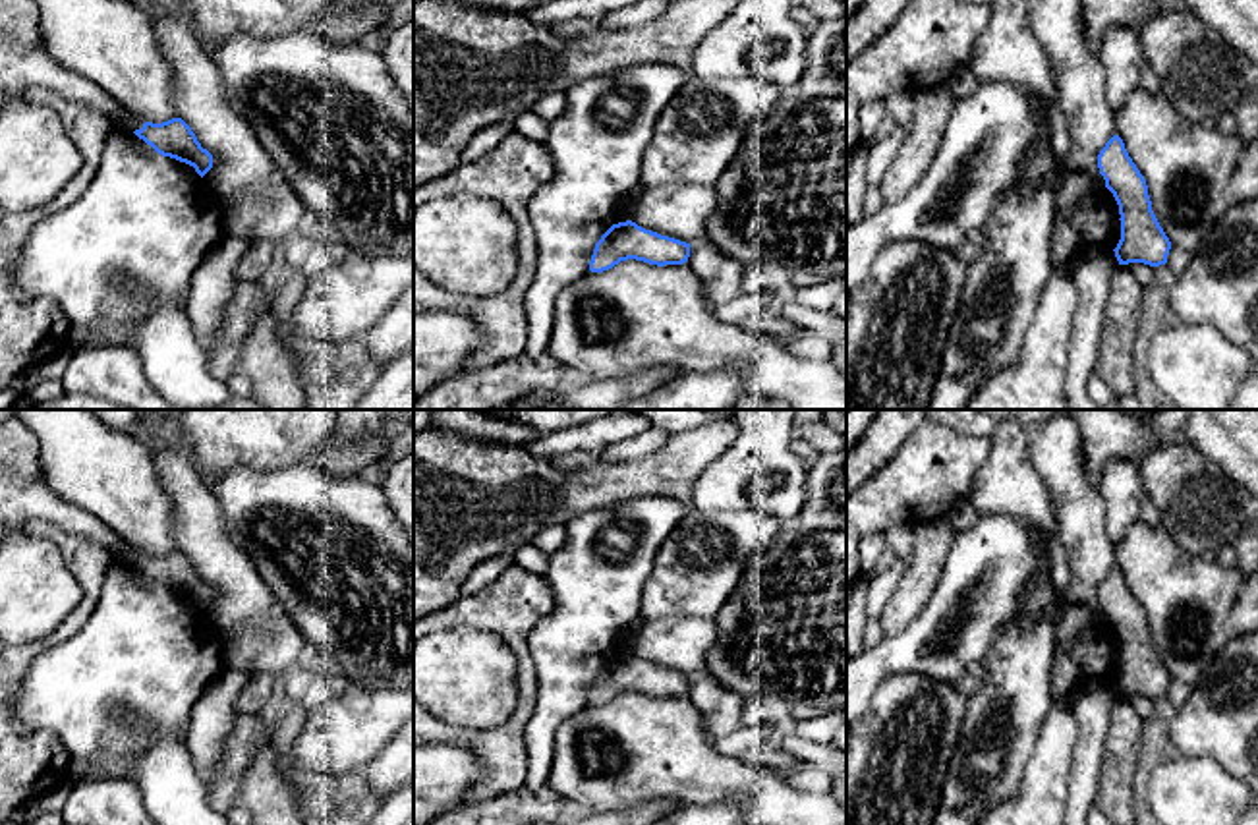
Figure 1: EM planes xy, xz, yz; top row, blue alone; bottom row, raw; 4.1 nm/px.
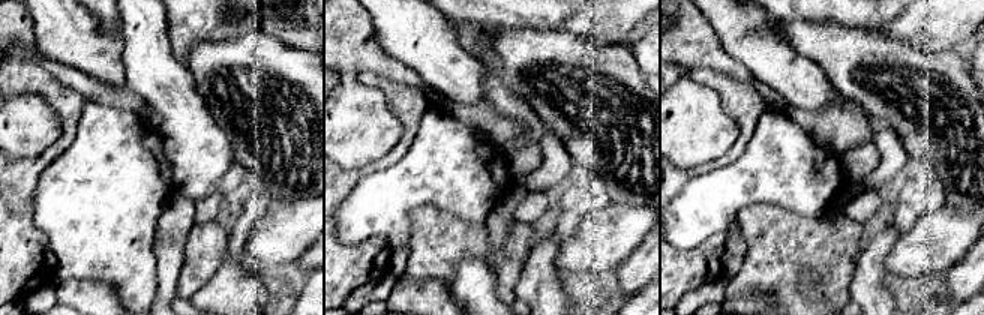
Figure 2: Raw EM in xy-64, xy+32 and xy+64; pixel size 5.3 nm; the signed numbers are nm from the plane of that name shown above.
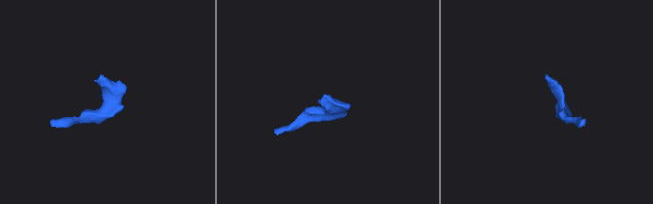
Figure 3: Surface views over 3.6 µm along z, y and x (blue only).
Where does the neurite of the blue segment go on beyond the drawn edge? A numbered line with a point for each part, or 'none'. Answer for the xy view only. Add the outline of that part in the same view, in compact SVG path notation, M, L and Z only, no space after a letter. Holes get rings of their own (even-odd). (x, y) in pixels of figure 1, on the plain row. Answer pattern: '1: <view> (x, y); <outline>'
1: xy (24, 493); M17 417L0 423L0 520L46 518L68 533L102 545L114 560L141 562L145 553L124 543L91 512L60 498L44 481L41 444Z

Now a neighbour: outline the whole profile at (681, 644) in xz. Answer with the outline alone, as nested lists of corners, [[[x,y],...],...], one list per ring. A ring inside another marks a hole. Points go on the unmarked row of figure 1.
[[[672,614],[647,620],[630,653],[661,669],[694,676],[703,670],[715,640],[717,624],[713,618]]]

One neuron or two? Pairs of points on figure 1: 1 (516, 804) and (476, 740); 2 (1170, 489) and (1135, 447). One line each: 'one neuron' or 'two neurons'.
1: two neurons
2: two neurons

